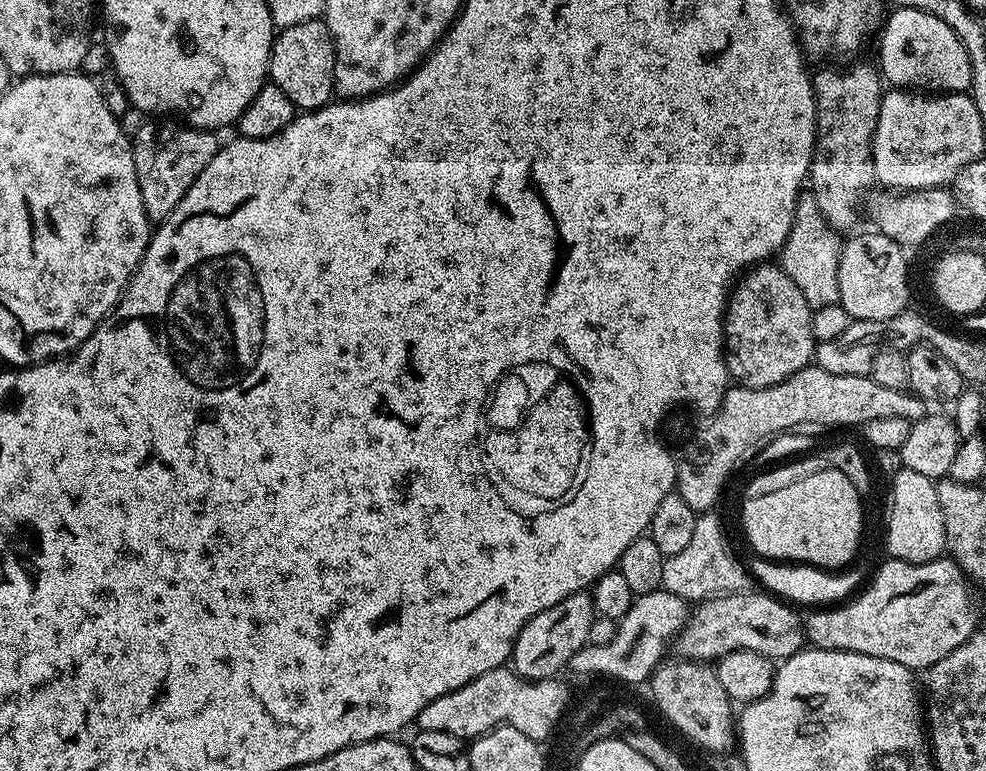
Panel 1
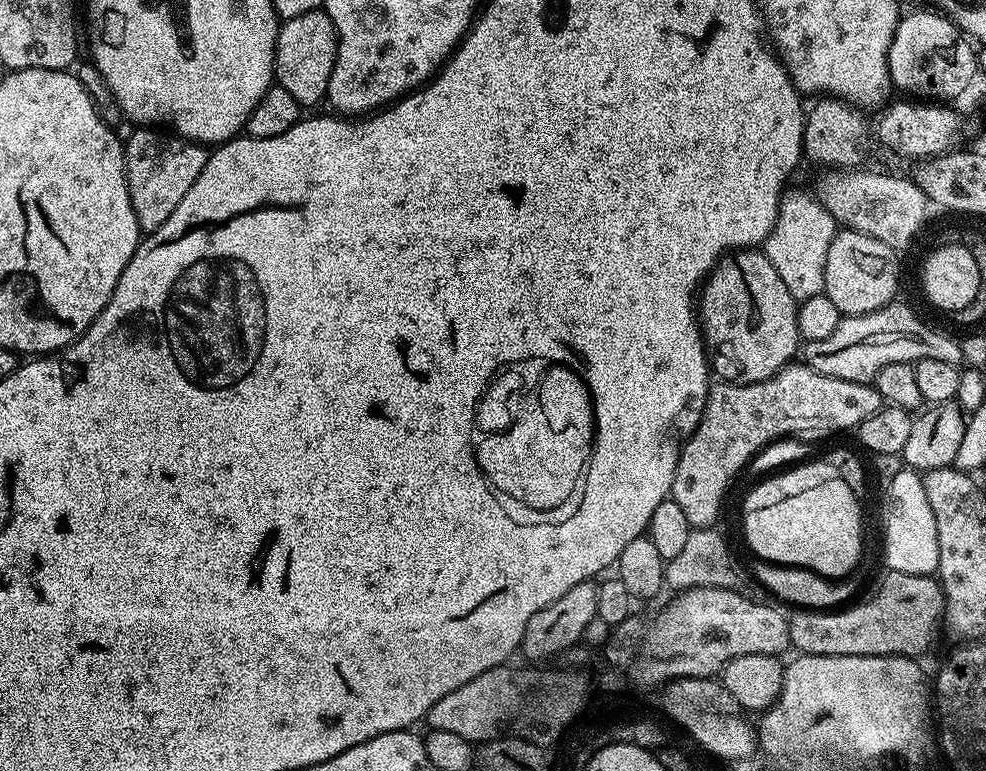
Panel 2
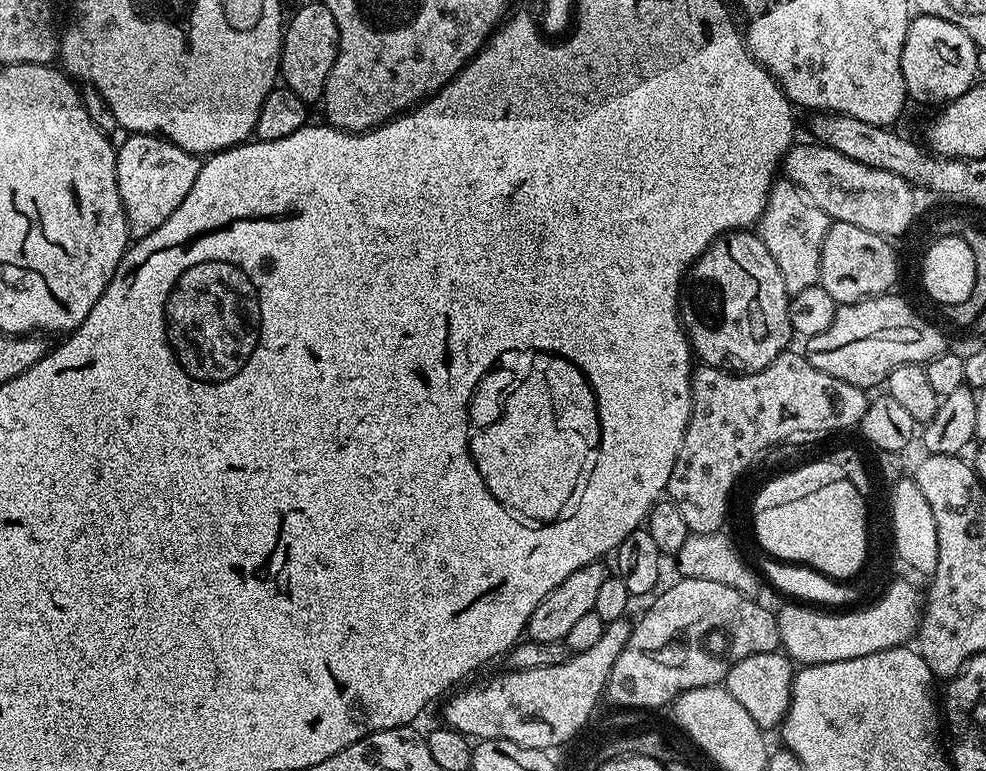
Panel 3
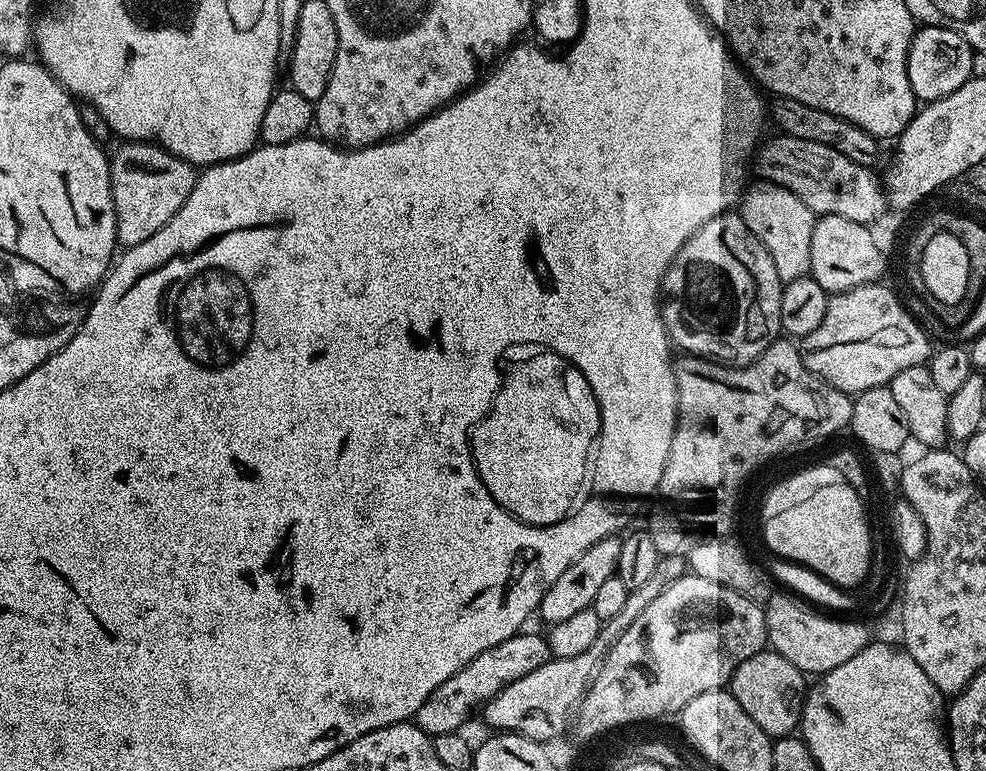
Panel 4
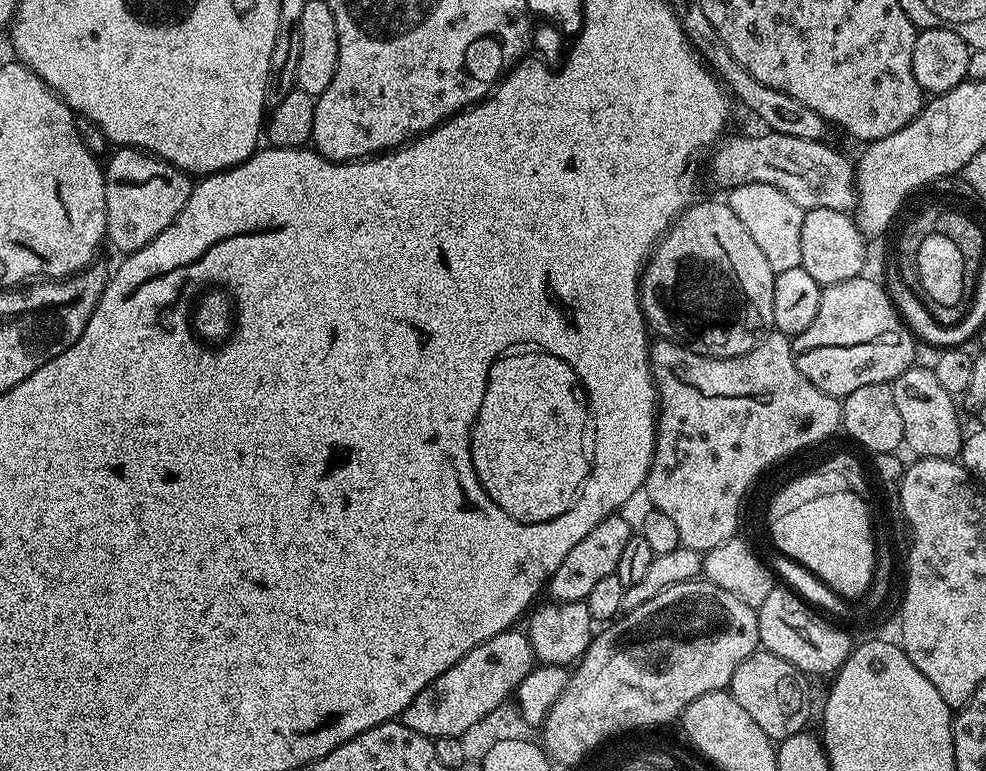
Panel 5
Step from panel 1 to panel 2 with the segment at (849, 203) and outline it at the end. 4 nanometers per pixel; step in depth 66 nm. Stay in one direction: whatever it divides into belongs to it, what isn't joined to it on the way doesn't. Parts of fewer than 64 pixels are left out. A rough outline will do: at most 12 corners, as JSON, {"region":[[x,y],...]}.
{"region":[[821,95],[804,117],[804,156],[824,170],[859,169],[868,120]]}

